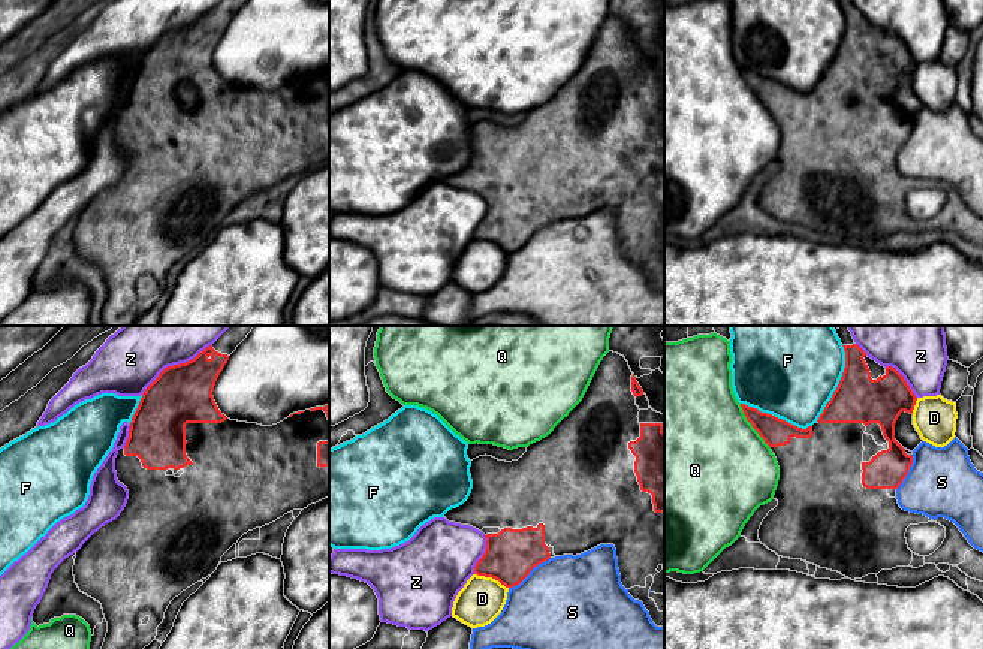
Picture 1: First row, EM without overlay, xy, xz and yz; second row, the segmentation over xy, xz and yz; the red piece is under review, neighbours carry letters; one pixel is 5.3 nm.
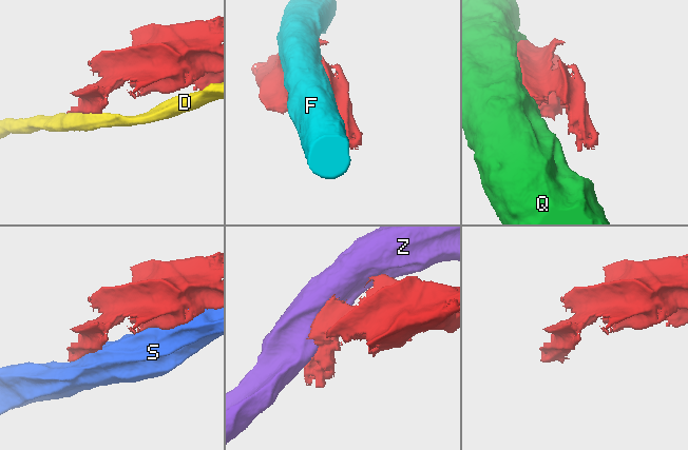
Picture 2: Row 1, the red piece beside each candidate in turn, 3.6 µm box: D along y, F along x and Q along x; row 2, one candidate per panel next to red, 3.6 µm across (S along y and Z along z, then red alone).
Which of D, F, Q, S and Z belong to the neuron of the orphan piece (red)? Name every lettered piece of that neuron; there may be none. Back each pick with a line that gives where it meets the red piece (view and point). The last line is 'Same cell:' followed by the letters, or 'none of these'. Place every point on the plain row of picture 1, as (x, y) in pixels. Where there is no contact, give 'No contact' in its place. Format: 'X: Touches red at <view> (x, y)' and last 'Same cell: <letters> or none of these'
Same cell: none of these

